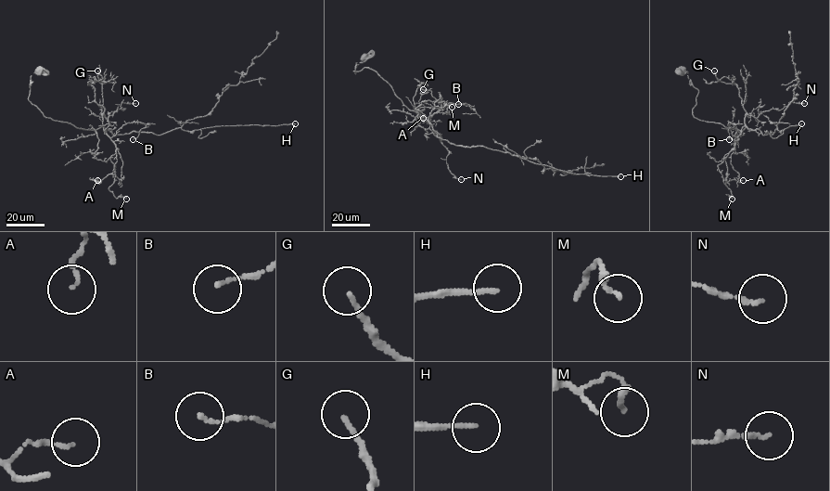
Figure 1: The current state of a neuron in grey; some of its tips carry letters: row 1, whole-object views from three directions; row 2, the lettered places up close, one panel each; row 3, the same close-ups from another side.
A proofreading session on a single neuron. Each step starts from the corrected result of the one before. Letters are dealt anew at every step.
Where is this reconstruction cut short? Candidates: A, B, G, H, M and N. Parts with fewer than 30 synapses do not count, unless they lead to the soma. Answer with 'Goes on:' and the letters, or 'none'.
Goes on: H

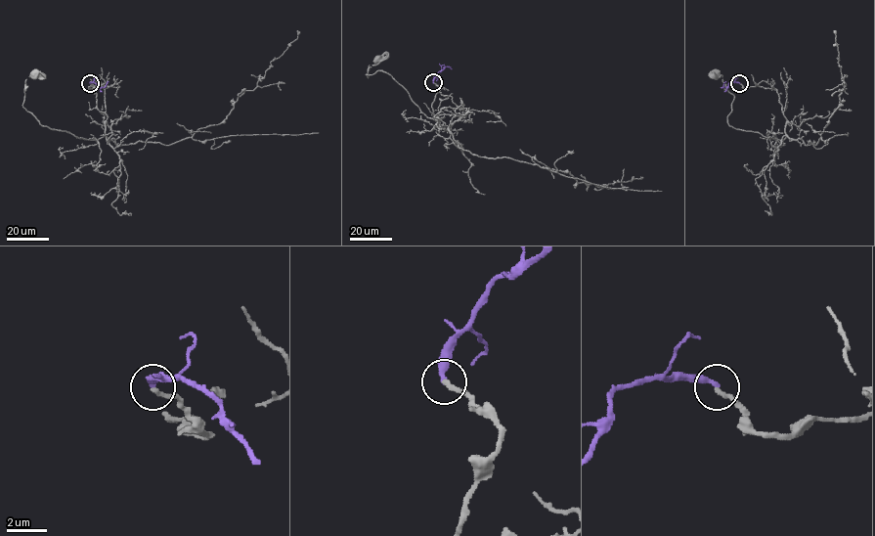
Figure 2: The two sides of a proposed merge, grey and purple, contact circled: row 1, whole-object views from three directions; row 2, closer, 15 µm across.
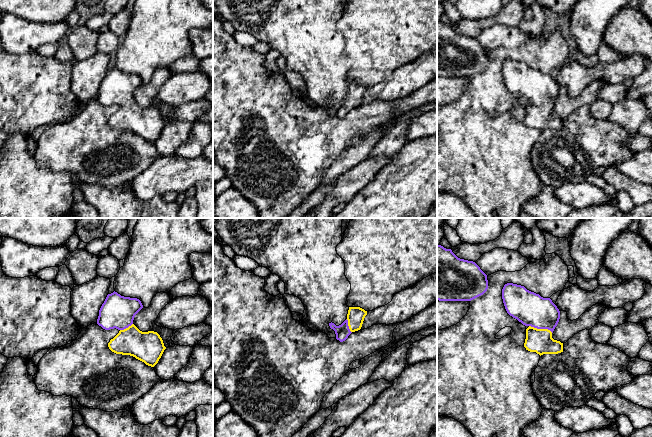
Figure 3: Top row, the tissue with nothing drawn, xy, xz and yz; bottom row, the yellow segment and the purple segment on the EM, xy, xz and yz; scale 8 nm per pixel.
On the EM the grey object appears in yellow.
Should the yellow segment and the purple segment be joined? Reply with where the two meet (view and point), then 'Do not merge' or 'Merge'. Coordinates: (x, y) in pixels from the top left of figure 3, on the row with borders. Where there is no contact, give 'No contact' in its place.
Touches yellow at yz (541, 329). Merge

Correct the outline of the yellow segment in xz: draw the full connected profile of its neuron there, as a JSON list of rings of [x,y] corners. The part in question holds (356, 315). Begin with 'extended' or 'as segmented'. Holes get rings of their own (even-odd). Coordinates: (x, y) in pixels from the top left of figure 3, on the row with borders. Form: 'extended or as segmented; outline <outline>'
extended; outline [[[349,307],[347,319],[339,326],[329,323],[331,329],[335,331],[336,339],[340,342],[345,341],[348,336],[361,329],[367,311],[360,307]]]

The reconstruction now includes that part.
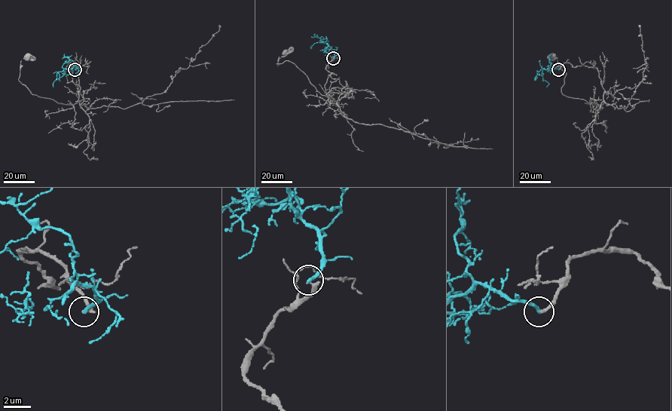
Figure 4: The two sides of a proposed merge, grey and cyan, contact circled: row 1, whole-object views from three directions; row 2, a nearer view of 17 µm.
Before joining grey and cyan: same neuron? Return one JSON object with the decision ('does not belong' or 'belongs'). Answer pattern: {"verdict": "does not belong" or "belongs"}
{"verdict": "does not belong"}

